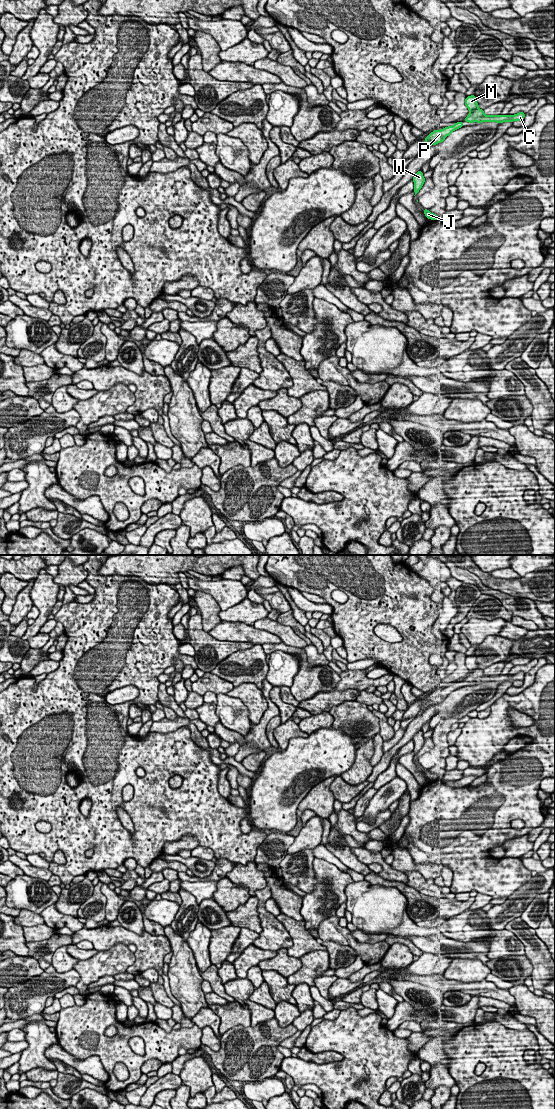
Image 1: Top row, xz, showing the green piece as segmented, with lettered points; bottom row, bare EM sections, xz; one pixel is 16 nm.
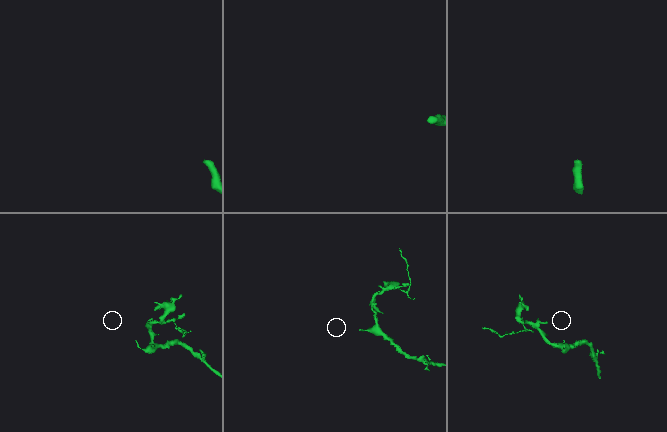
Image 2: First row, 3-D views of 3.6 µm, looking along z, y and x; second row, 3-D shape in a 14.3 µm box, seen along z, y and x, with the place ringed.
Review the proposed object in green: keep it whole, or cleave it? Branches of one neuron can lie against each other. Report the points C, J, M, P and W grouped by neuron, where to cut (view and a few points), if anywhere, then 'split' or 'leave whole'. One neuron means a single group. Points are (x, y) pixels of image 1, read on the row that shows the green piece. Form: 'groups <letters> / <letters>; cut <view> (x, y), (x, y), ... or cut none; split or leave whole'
groups C J P W / M; cut xz (478, 108), (470, 112); split

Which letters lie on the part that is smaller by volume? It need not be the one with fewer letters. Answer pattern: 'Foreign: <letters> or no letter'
Foreign: M

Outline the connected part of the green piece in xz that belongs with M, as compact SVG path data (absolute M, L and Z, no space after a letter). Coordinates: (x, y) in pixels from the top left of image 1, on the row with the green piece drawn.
M467 96L465 99L465 105L470 112L474 111L475 109L478 109L479 104L476 102L476 96Z

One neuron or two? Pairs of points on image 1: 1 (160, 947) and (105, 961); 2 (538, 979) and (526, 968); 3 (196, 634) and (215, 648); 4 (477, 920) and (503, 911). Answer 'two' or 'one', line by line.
1: two
2: two
3: one
4: two

